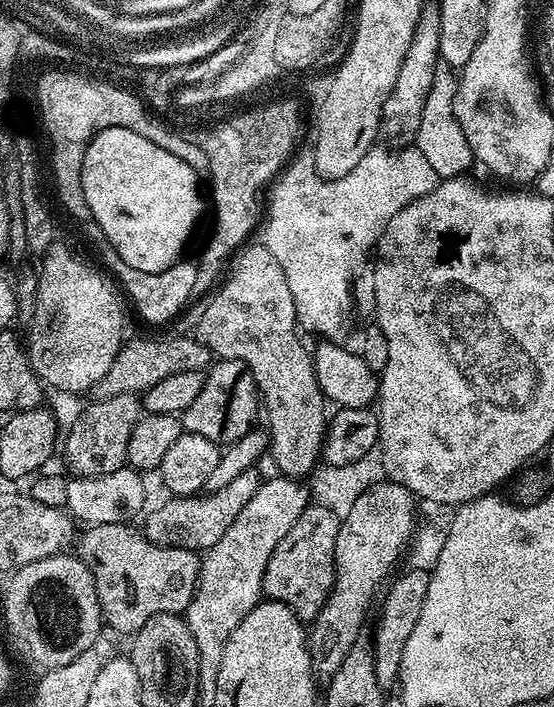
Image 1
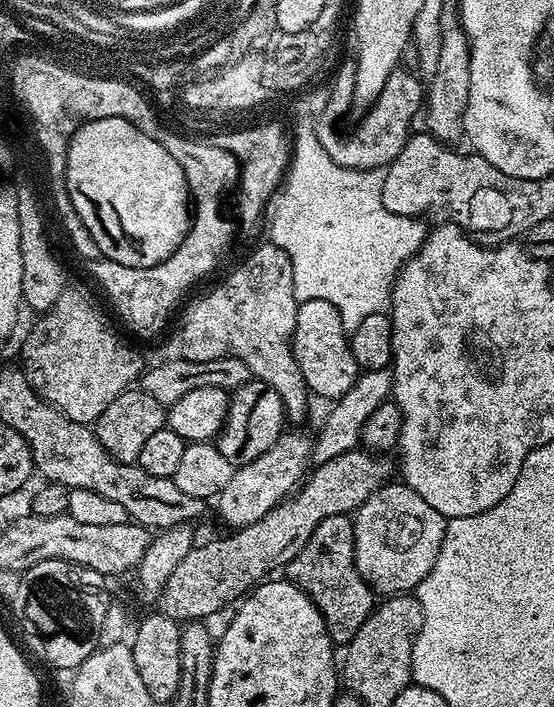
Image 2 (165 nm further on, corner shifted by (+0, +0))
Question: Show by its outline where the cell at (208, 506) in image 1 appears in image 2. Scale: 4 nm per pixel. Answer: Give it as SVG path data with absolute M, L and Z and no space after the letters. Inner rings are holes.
M285 431L280 440L274 442L266 454L262 454L262 458L254 458L254 462L246 462L246 466L233 471L230 482L226 482L218 497L220 516L229 524L229 529L239 530L258 522L258 518L297 491L313 459L313 441L311 435L308 437L300 432Z

